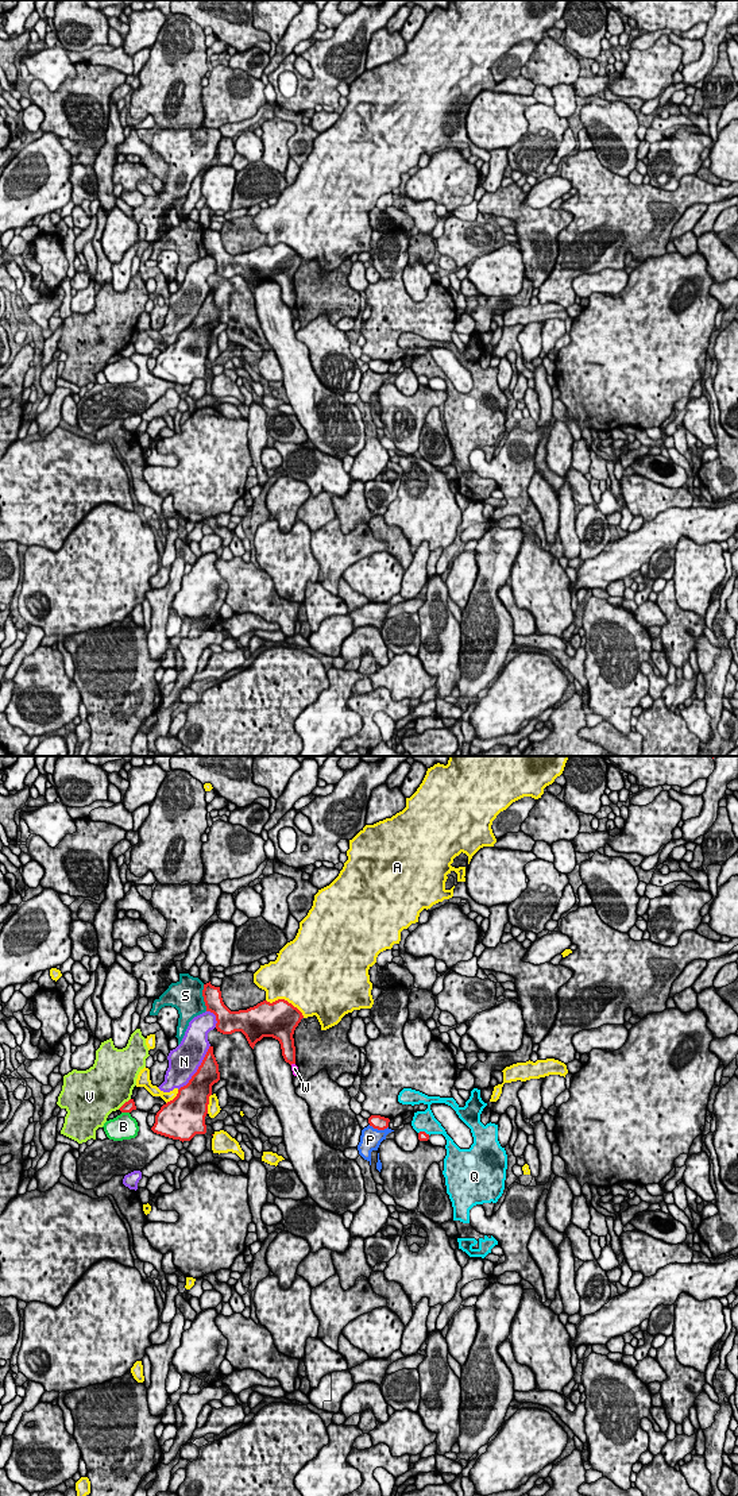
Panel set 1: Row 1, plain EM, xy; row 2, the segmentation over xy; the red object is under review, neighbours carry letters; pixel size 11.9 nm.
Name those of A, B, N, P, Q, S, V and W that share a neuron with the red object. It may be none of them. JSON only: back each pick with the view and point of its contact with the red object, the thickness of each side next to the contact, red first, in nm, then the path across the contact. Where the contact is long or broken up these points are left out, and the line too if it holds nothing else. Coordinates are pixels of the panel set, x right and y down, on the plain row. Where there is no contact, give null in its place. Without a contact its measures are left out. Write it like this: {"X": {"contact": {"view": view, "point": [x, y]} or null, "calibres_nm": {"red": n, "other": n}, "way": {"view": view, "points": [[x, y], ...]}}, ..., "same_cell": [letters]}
{"same_cell": []}

